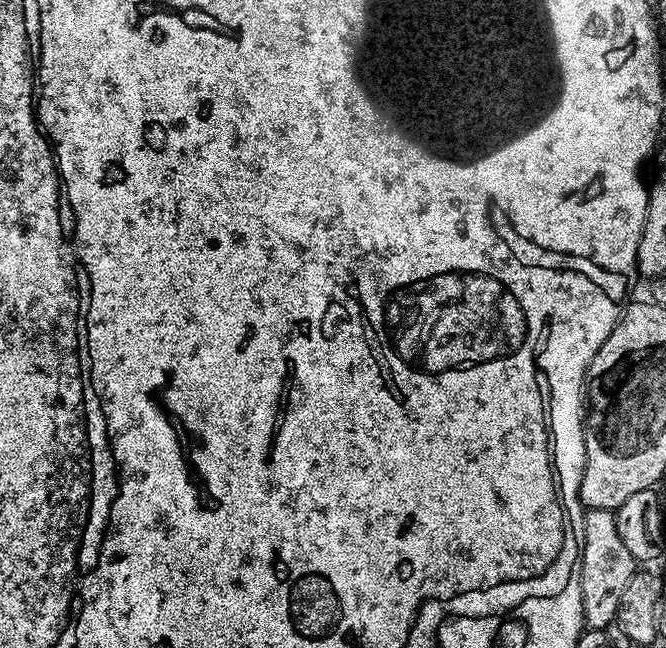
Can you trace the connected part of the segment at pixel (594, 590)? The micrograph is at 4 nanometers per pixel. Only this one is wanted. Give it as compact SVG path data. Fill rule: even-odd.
M590 508L583 513L583 516L582 547L578 565L582 586L582 614L585 625L589 629L603 630L606 625L616 620L622 594L626 594L626 586L636 575L638 562L622 543L622 537L618 534L615 511L606 508Z

